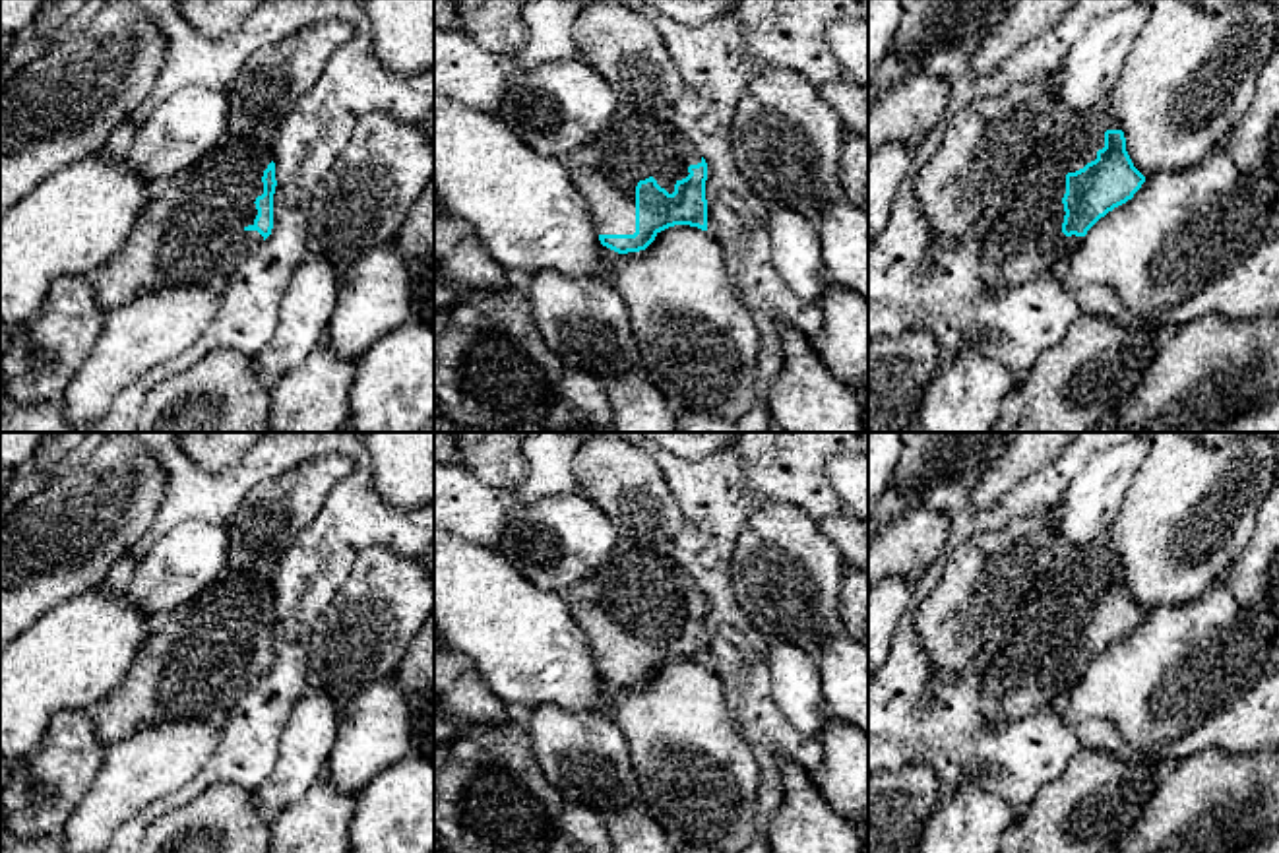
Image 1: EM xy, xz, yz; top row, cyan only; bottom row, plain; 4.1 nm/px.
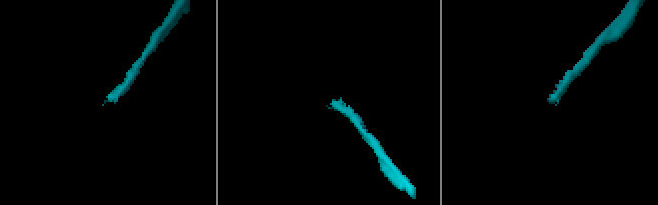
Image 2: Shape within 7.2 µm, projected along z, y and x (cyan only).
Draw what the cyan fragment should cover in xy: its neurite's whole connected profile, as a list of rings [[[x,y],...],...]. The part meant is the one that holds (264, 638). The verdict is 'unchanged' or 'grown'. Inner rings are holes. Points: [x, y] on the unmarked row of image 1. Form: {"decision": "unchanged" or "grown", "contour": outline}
{"decision": "grown", "contour": [[[264,570],[219,576],[198,597],[157,618],[126,677],[91,710],[105,748],[159,721],[198,719],[221,725],[271,669],[277,620],[273,584],[273,572]]]}

